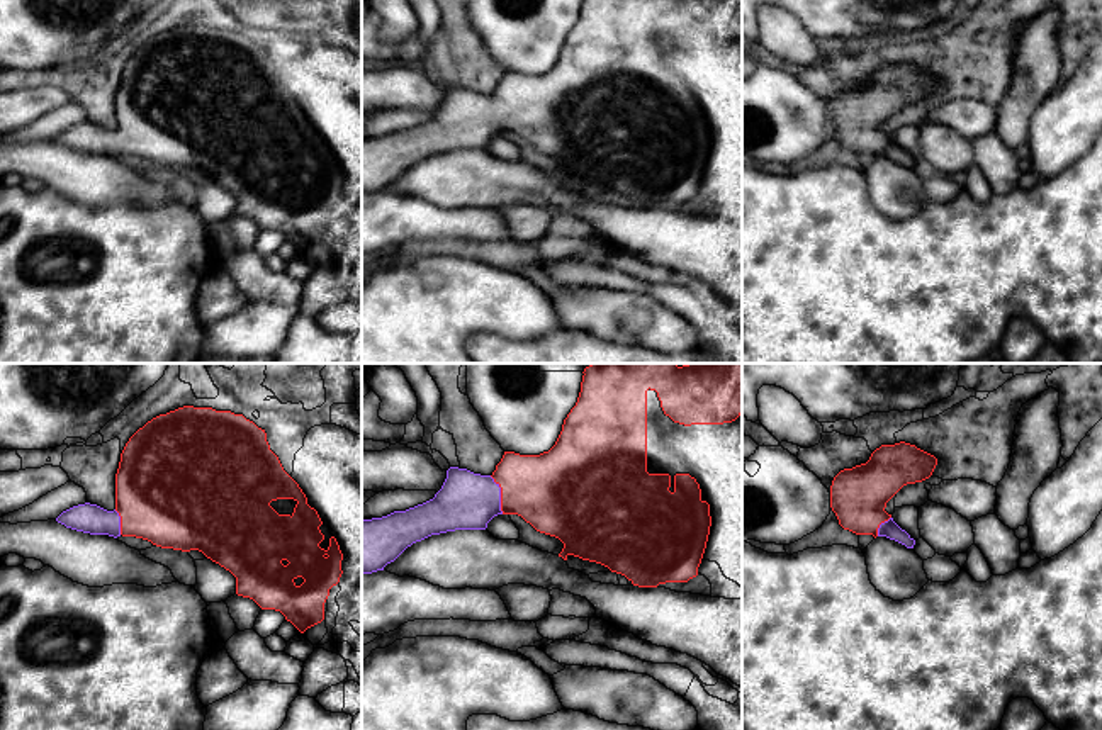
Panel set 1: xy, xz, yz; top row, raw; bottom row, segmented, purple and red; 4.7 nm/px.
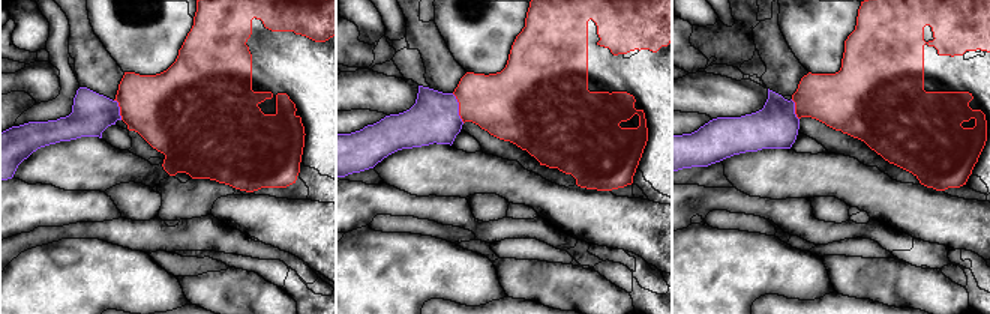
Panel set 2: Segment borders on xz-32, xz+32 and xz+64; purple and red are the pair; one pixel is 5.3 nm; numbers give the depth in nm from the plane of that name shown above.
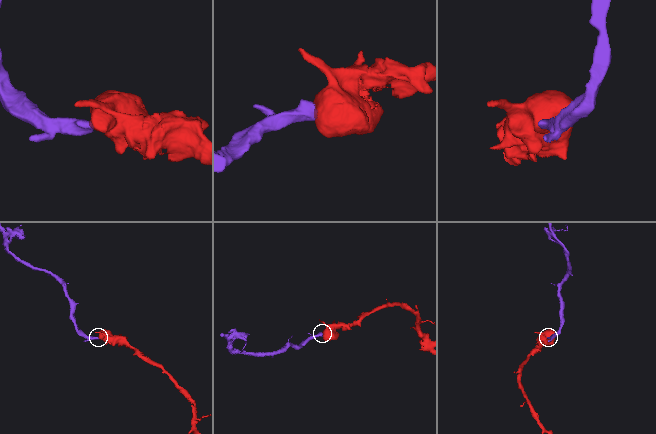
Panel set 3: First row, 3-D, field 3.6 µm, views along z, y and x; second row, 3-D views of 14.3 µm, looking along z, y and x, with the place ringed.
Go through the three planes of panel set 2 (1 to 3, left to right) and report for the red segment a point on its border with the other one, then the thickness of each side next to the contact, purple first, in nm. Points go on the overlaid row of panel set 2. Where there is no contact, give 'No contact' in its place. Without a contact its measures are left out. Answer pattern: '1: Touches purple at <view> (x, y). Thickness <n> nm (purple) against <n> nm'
1: Touches purple at xz-32 (119, 110). Thickness 220 nm (purple) against 380 nm
2: Touches purple at xz+32 (458, 108). Thickness 260 nm (purple) against 340 nm
3: Touches purple at xz+64 (794, 110). Thickness 240 nm (purple) against 300 nm

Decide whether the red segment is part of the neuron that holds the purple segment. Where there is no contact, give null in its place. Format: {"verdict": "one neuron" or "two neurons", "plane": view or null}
{"verdict": "one neuron", "plane": "xz"}

